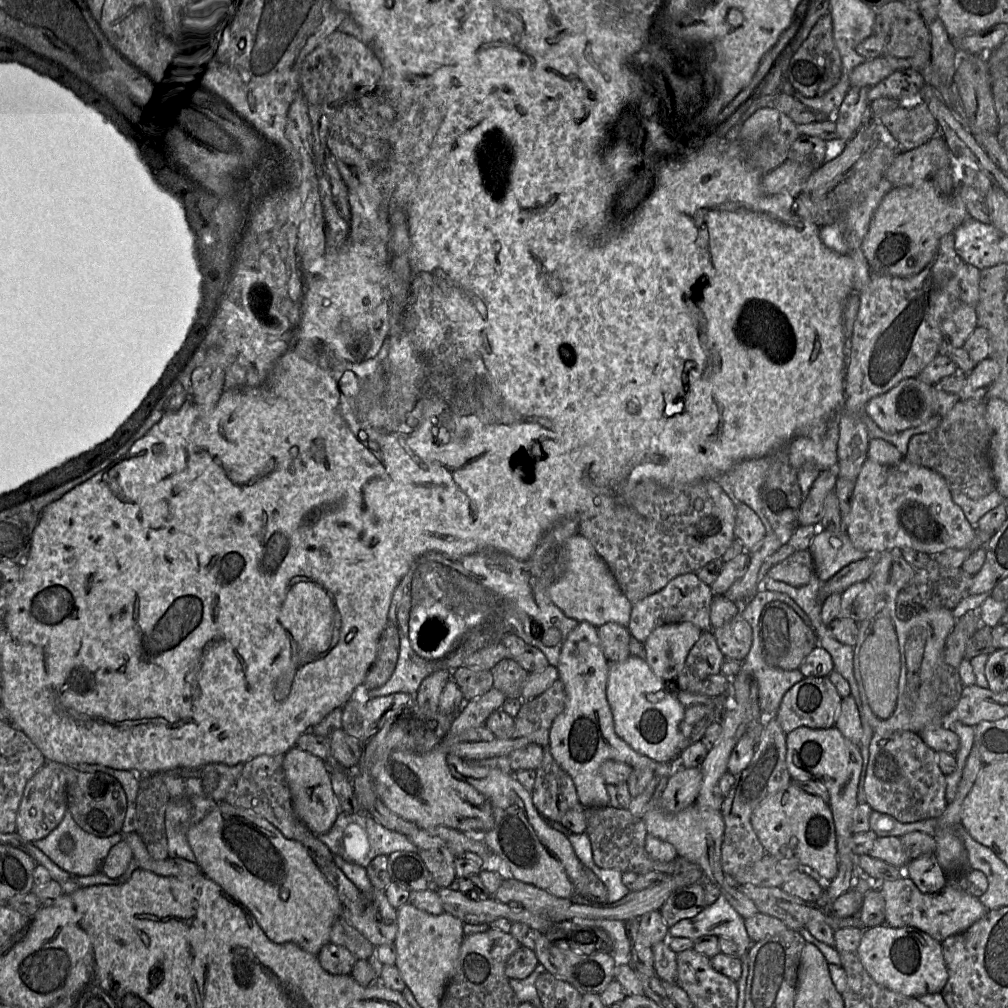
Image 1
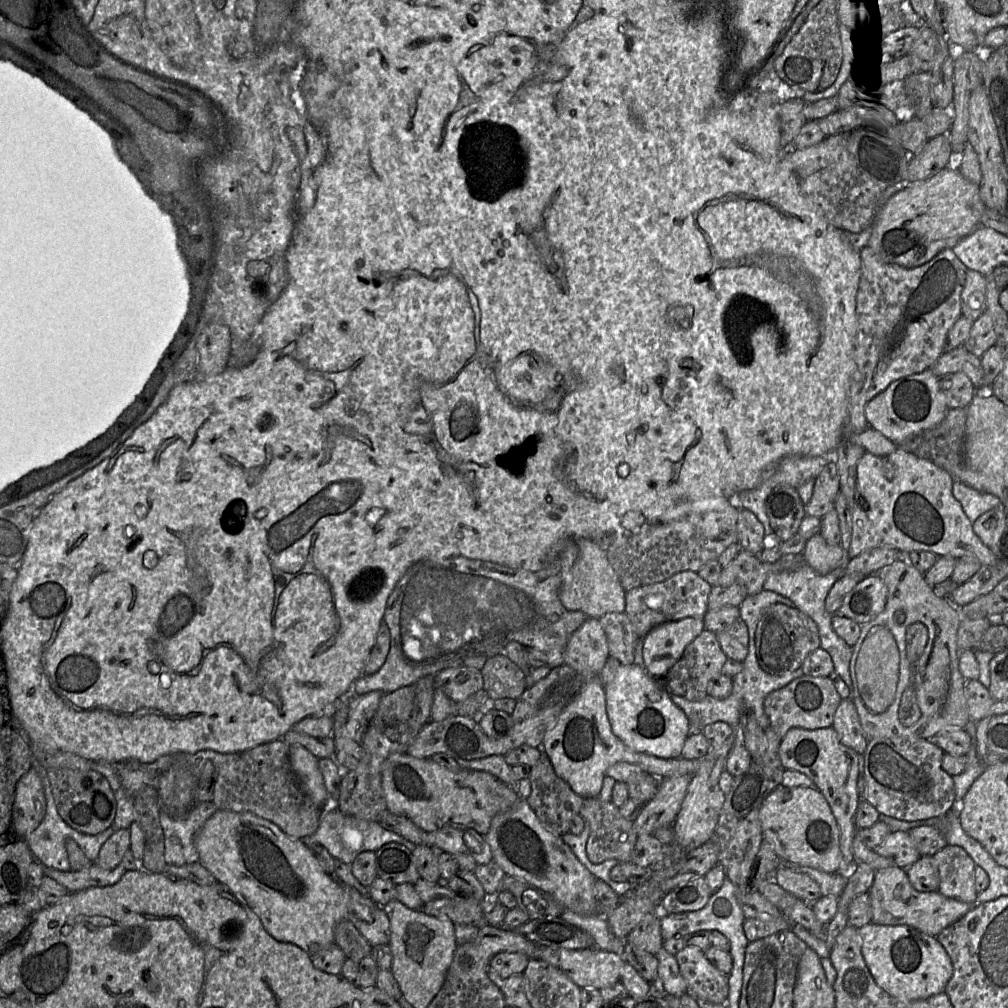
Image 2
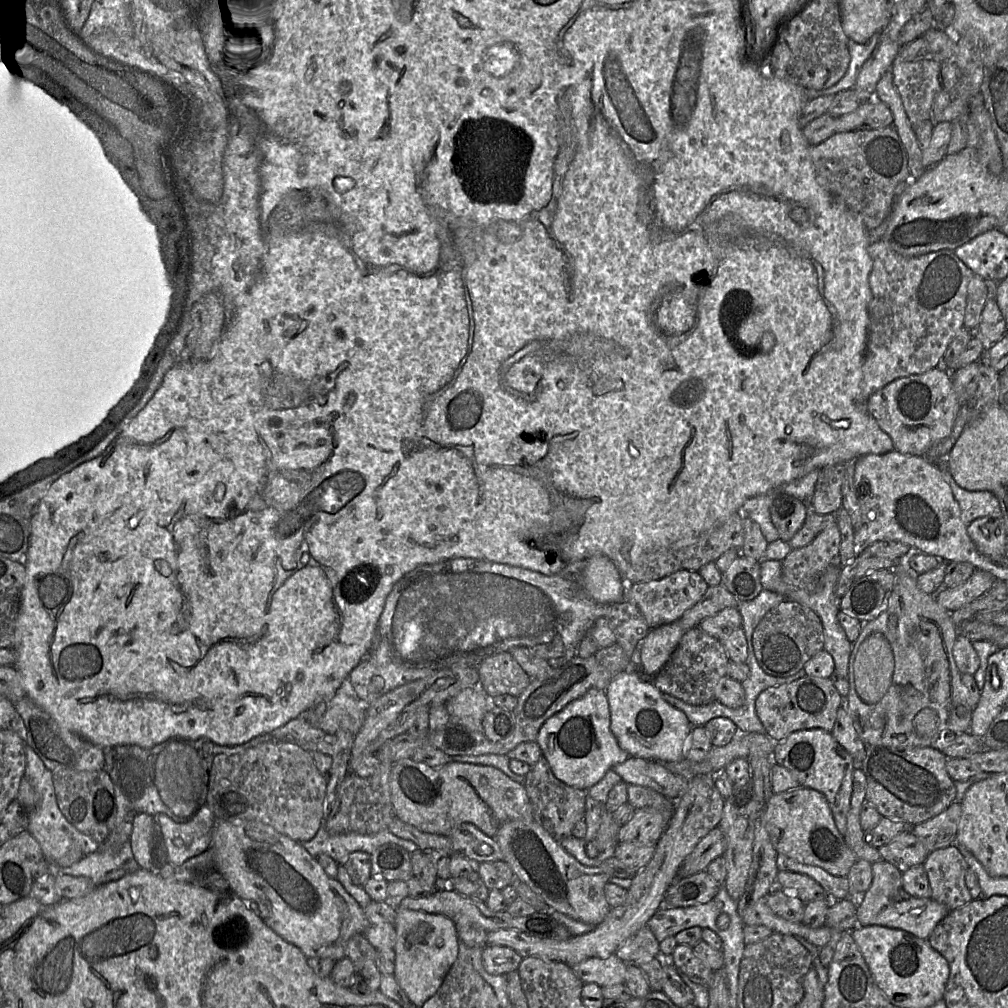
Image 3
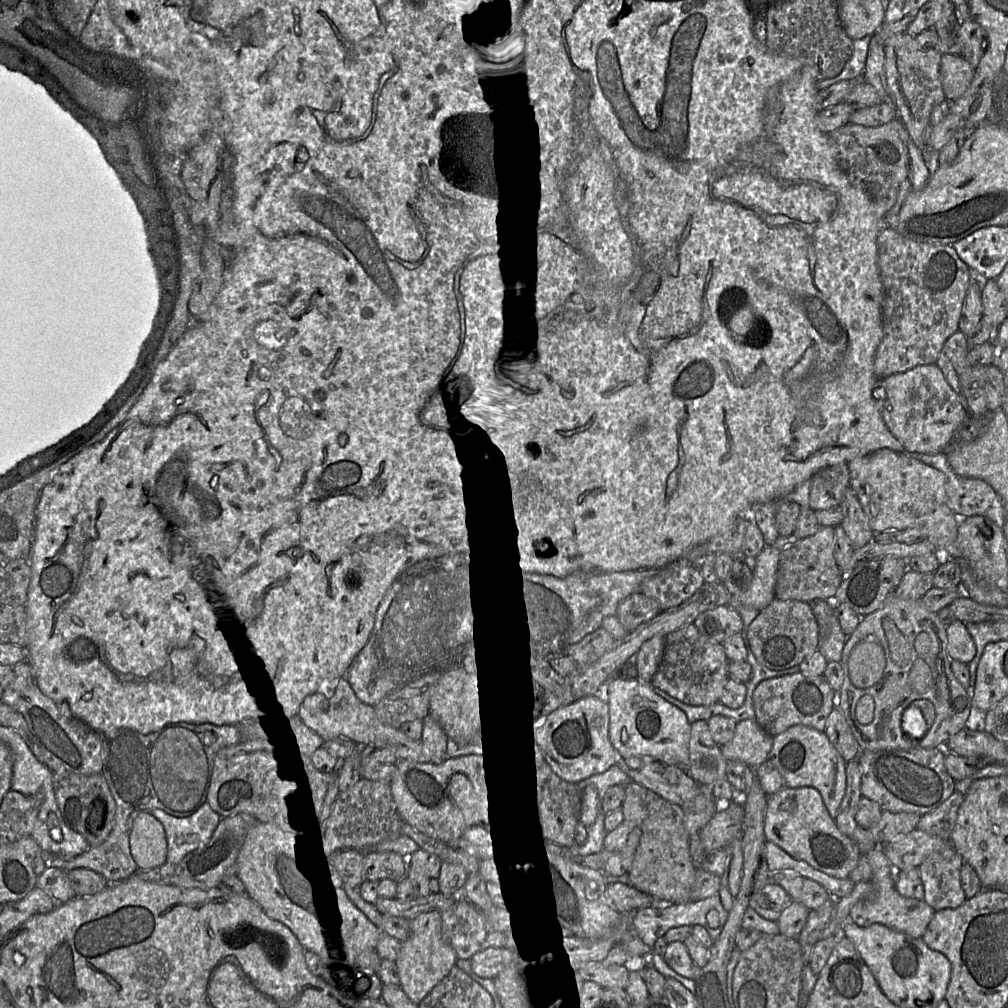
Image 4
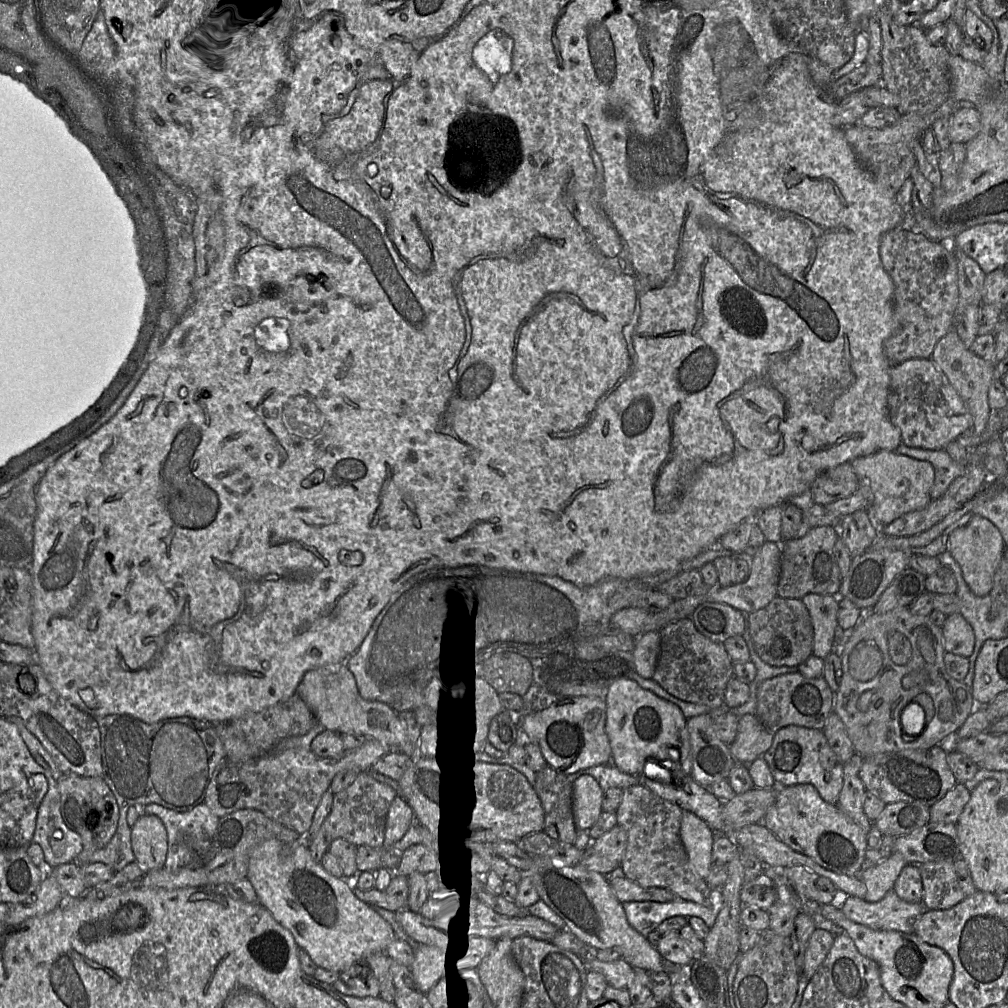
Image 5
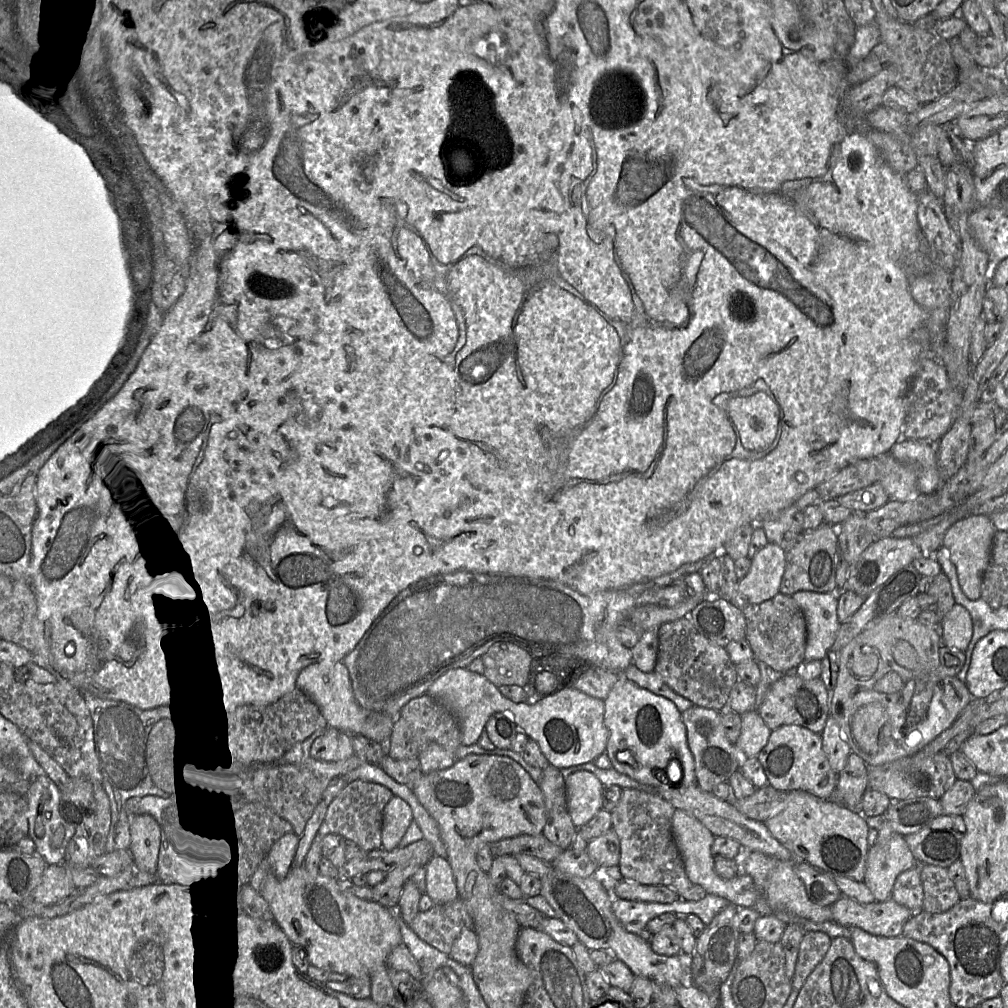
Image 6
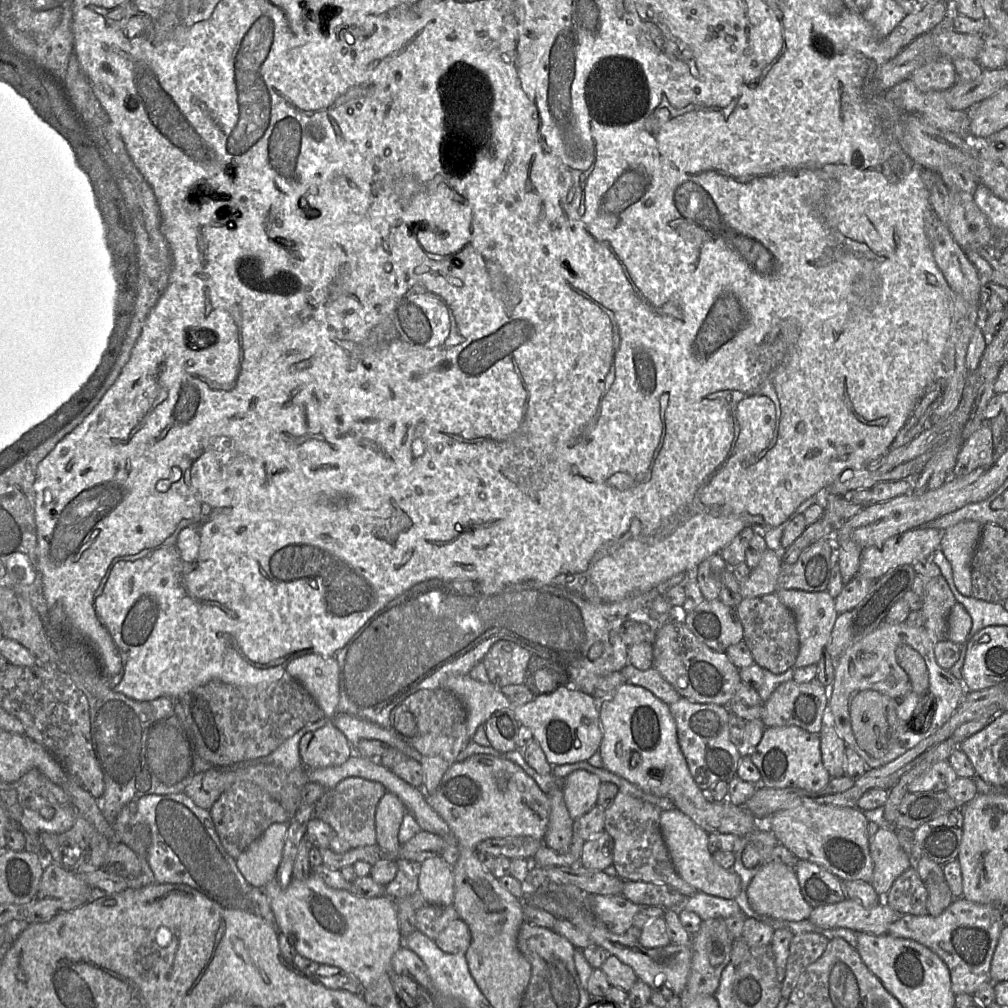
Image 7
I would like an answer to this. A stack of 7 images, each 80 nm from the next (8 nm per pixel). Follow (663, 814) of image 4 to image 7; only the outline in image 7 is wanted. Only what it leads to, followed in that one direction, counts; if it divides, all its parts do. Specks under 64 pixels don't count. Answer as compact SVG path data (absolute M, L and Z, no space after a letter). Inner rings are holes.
M619 791L612 804L604 810L604 831L613 839L613 866L617 875L624 881L665 883L679 890L684 896L691 897L698 891L688 884L676 871L660 829L661 810L642 799Z

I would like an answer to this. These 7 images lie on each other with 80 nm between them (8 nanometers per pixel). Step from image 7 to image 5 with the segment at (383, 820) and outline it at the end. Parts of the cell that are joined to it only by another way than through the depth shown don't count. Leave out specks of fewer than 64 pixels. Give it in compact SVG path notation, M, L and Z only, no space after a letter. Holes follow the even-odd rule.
M397 795L386 817L383 847L391 848L404 836L413 823L416 822L412 808L400 795Z

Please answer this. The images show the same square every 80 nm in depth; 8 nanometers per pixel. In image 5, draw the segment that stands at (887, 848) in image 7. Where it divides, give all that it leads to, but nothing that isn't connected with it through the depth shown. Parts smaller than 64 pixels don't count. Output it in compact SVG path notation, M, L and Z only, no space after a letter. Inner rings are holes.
M891 853L876 865L864 867L859 874L860 880L866 887L864 900L867 902L880 901L894 884L902 869L907 866L906 860L898 853Z

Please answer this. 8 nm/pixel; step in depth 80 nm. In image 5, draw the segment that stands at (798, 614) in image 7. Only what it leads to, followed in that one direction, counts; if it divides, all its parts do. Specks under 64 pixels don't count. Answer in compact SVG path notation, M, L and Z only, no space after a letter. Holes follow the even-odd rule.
M840 592L835 595L820 595L816 593L807 594L801 600L806 606L812 621L813 626L813 650L812 655L825 659L834 649L834 637L838 628L837 612L838 602L837 598Z

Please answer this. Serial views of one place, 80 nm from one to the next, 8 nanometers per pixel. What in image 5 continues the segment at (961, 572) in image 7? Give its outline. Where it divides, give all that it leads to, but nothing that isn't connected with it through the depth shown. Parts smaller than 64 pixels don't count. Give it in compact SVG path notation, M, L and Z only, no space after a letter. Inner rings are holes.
M973 515L965 525L956 528L947 542L947 551L959 564L972 593L979 597L989 595L1004 549L1004 541L997 527L980 515Z

